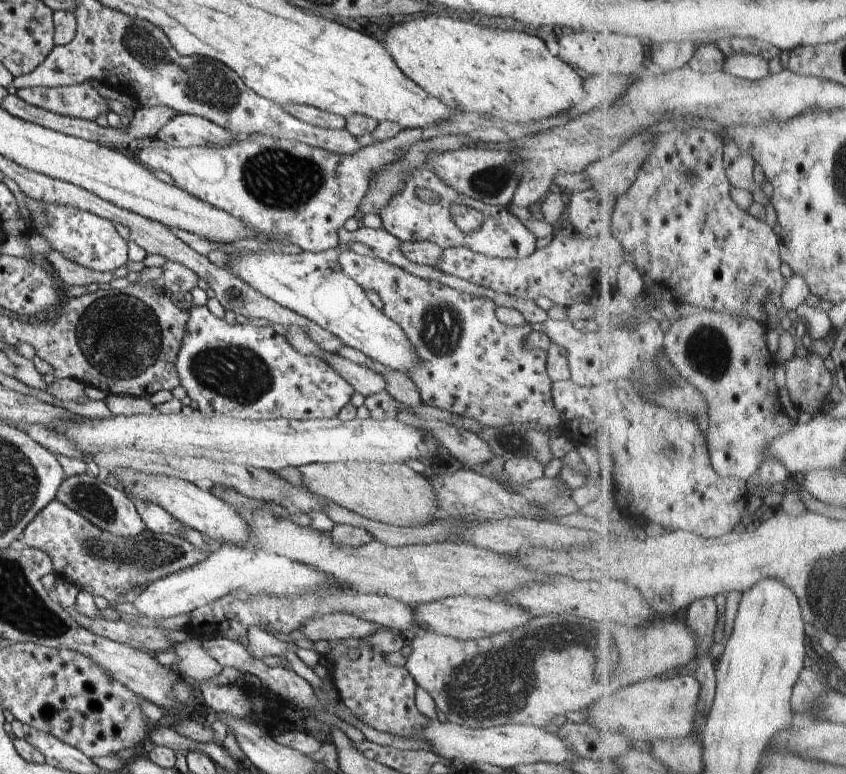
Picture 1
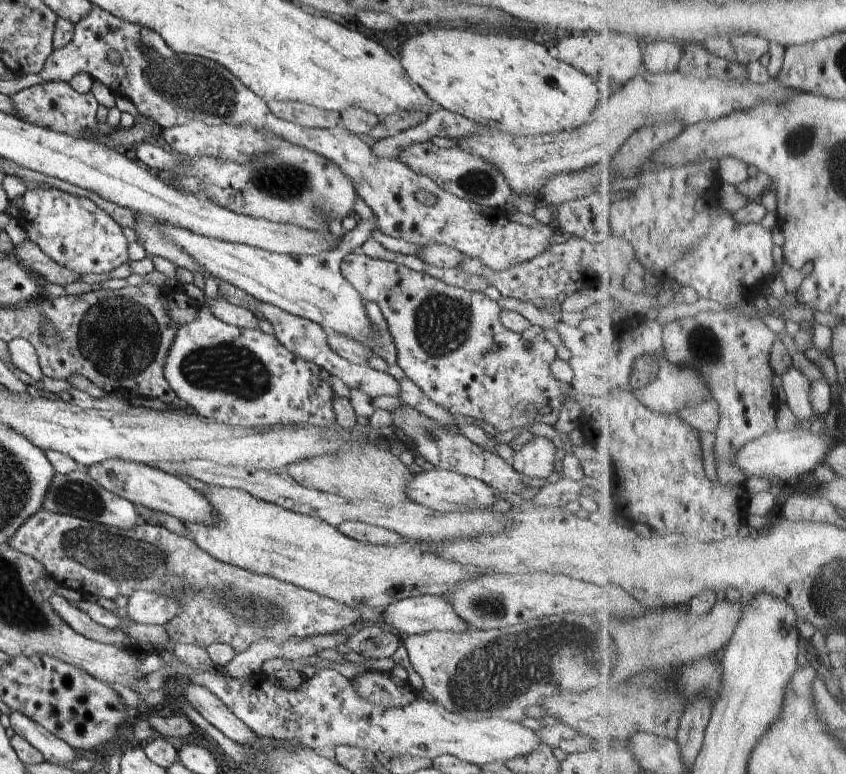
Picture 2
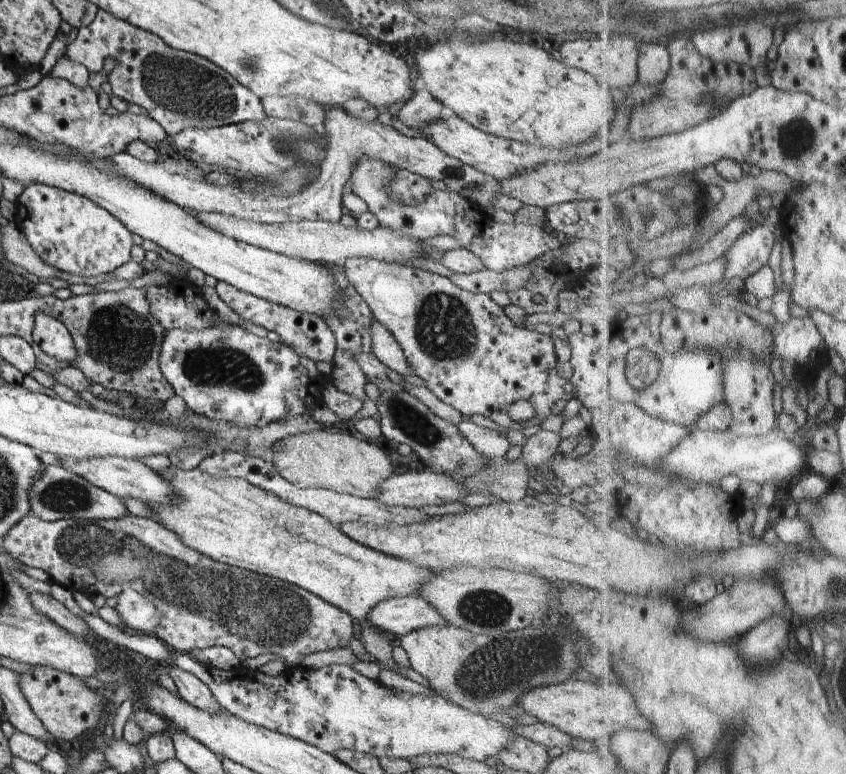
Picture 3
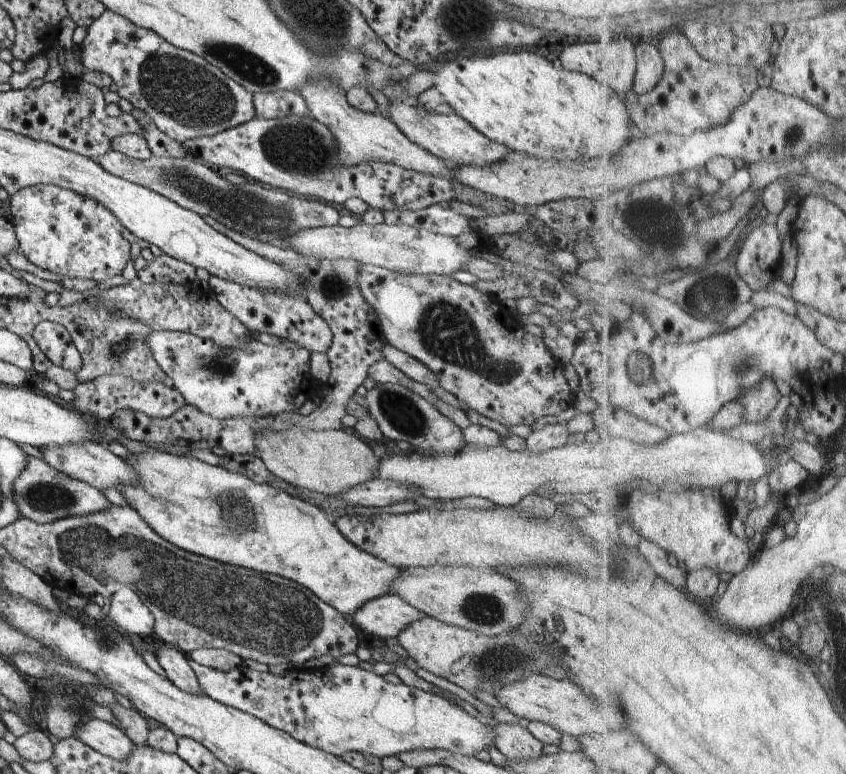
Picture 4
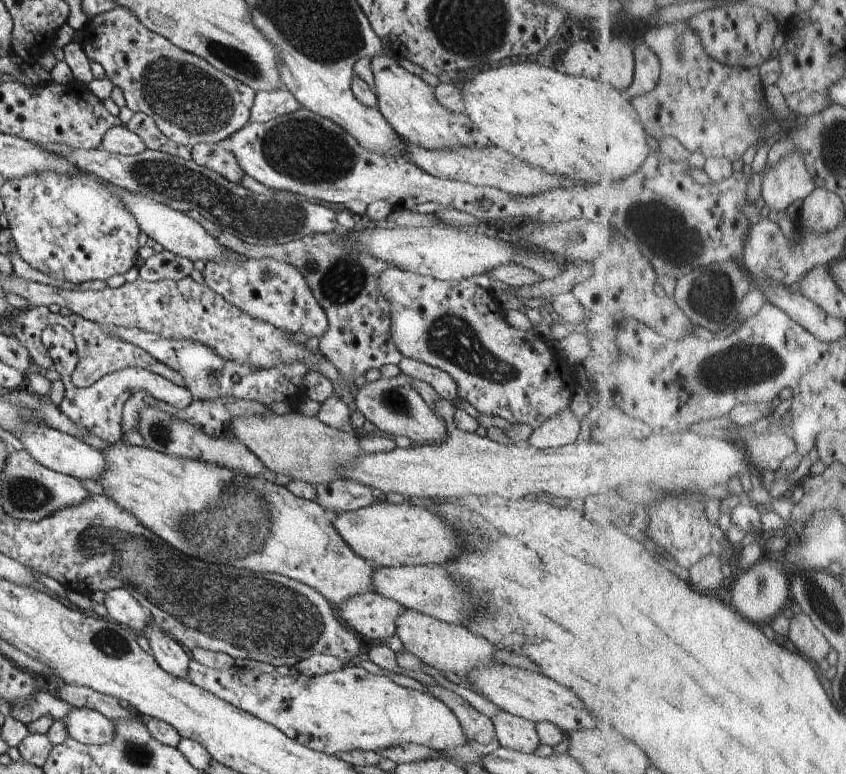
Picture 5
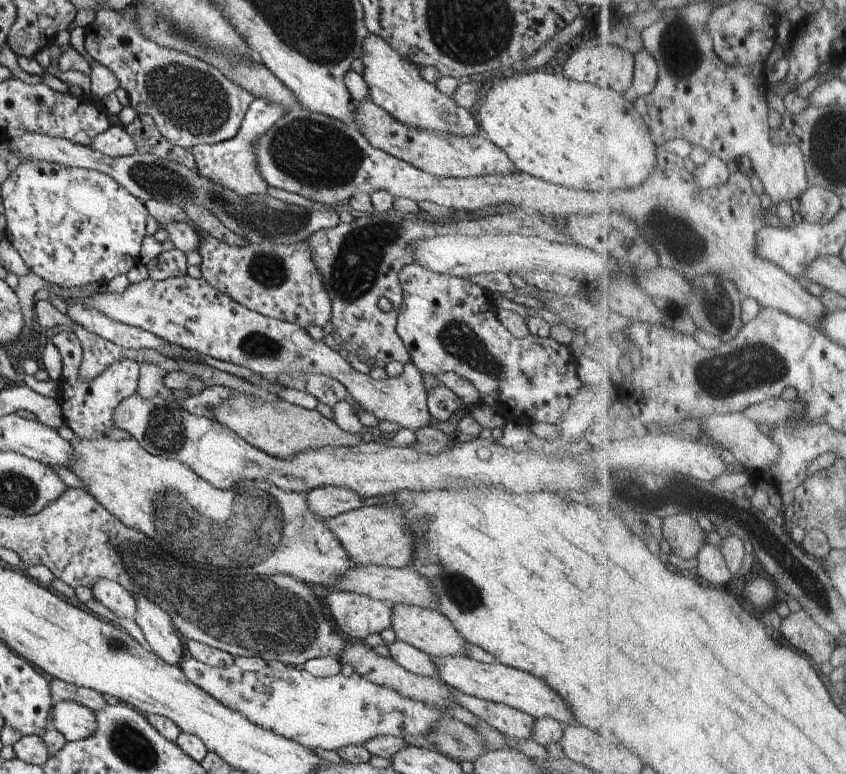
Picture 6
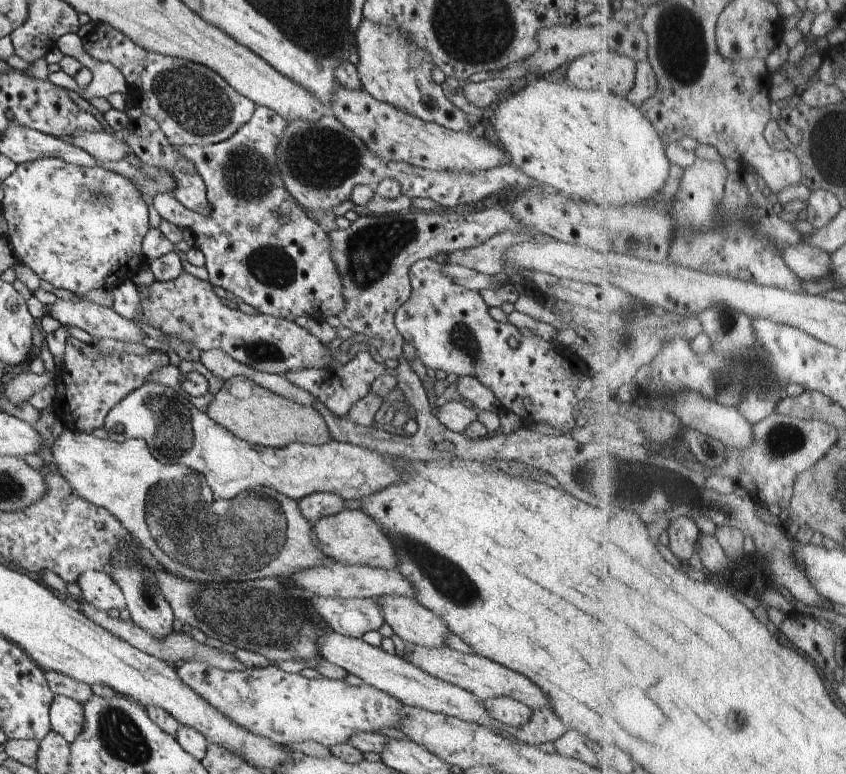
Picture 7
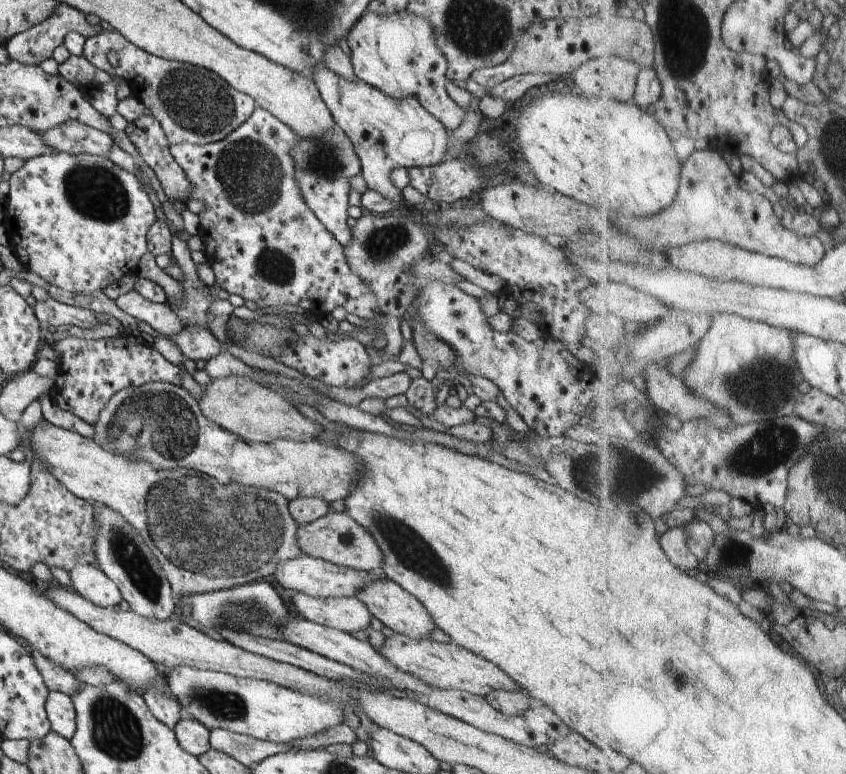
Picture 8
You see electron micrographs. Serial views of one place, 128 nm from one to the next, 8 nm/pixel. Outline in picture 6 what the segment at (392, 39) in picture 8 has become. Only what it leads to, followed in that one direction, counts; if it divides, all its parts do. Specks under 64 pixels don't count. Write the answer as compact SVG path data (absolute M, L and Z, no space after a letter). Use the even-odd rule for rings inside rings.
M368 34L364 39L363 49L364 71L361 75L366 81L369 99L384 108L392 118L406 126L428 132L442 132L454 136L478 135L477 117L442 94L434 83L426 81L420 74L420 67L410 60L404 60L386 40Z

